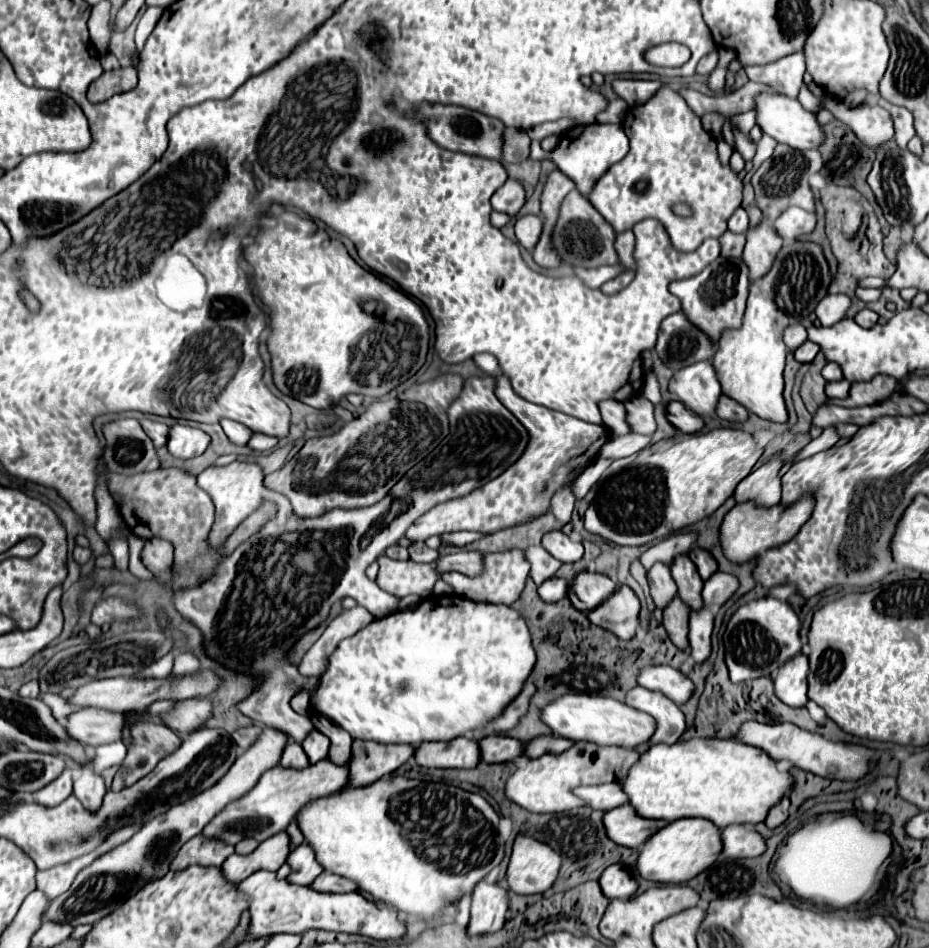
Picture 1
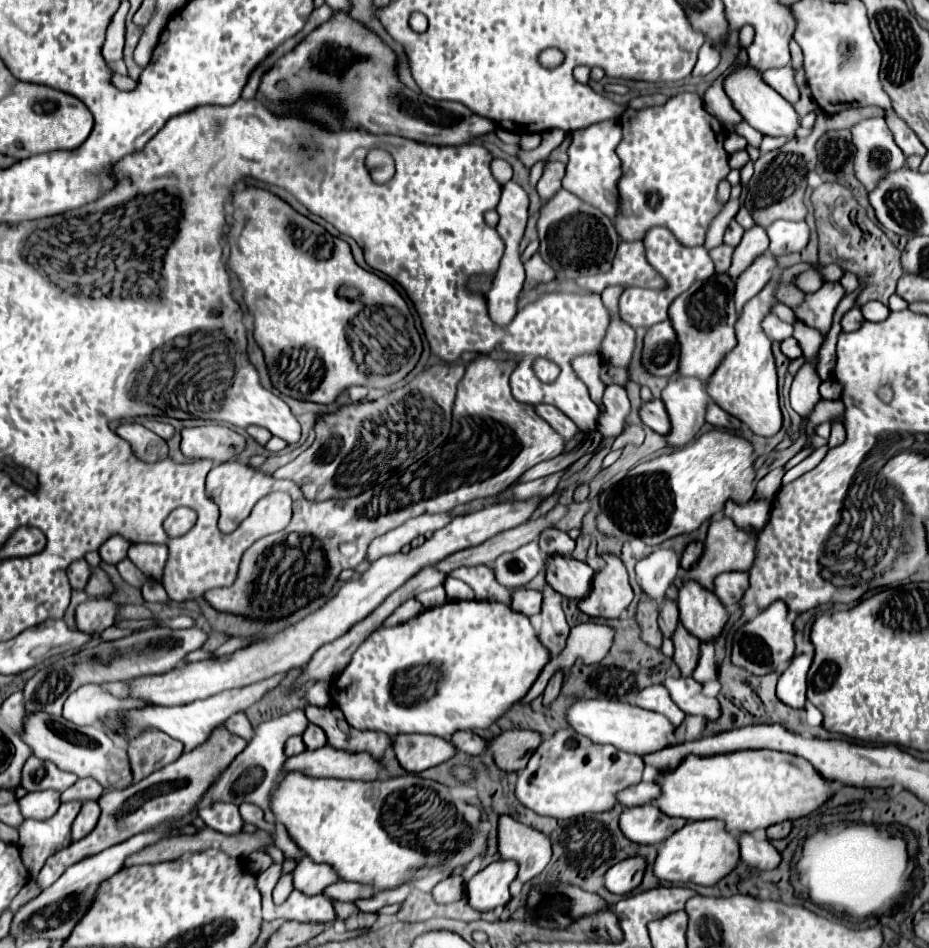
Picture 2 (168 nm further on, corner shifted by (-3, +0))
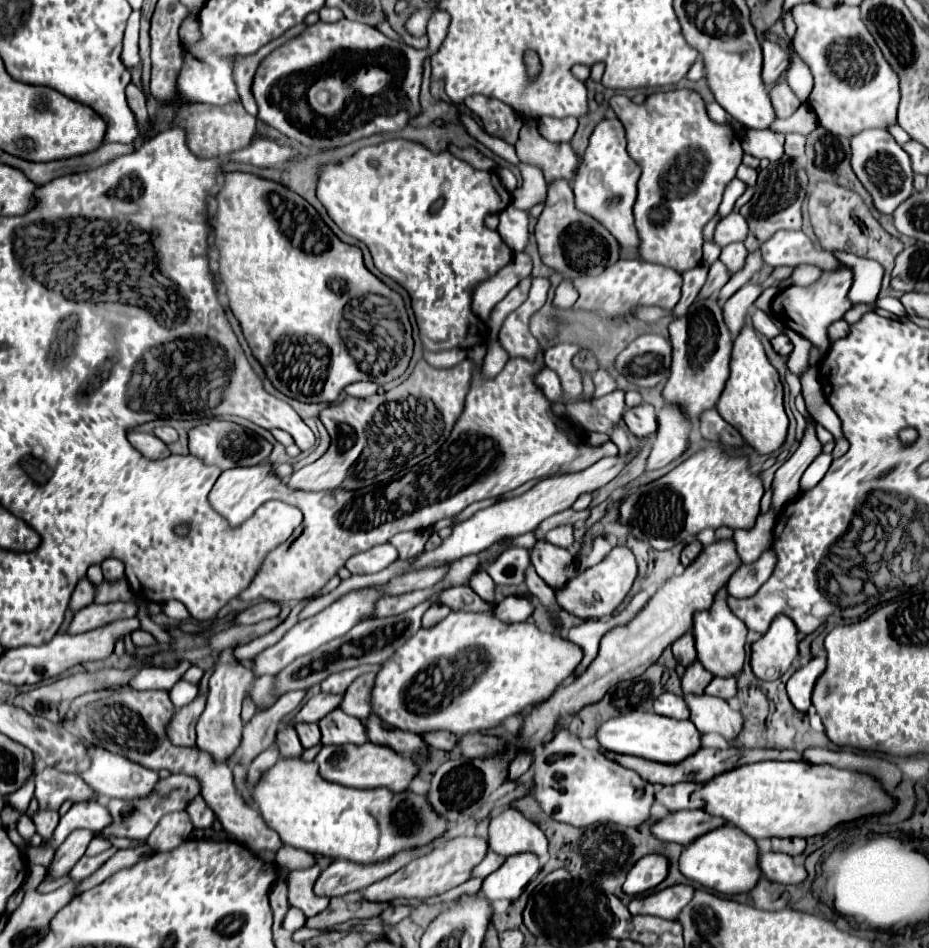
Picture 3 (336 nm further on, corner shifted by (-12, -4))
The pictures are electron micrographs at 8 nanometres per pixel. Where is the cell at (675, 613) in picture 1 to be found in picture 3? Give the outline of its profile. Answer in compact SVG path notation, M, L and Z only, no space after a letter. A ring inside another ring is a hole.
M695 662L693 666L689 666L685 670L685 676L681 680L683 686L683 694L703 694L705 686L713 680L713 674L707 672L701 662Z

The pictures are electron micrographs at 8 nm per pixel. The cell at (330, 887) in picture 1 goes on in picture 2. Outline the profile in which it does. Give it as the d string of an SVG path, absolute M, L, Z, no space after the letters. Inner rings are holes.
M338 880L336 884L330 884L324 894L332 900L340 900L340 902L354 902L358 898L370 898L374 894L374 890L370 886L358 884L358 882L346 882L346 880Z

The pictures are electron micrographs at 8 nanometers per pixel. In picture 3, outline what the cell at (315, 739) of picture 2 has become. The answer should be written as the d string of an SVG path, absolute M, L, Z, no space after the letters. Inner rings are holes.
M301 722L301 724L295 726L295 730L297 730L297 736L301 738L301 746L303 748L311 748L311 746L319 744L319 740L321 740L321 732L319 732L317 724Z

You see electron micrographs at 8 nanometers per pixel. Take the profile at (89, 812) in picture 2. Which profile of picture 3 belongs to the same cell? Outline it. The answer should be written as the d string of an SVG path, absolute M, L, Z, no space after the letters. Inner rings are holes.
M75 830L69 834L69 838L63 842L61 848L55 850L55 856L51 860L51 866L47 868L45 878L61 878L65 876L75 864L77 860L85 854L87 844L91 842L95 834L89 830Z

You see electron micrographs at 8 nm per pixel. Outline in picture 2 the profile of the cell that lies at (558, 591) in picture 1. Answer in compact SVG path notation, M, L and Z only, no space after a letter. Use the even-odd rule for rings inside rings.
M522 588L512 594L512 608L526 616L540 614L540 606L542 606L542 592L538 592L538 590Z

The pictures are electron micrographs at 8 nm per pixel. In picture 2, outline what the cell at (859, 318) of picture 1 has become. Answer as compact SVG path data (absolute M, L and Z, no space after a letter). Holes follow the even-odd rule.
M854 306L854 308L850 308L850 310L844 314L844 318L842 318L842 330L846 330L846 332L858 330L858 328L862 326L862 322L864 322L864 316L862 316L860 308Z

